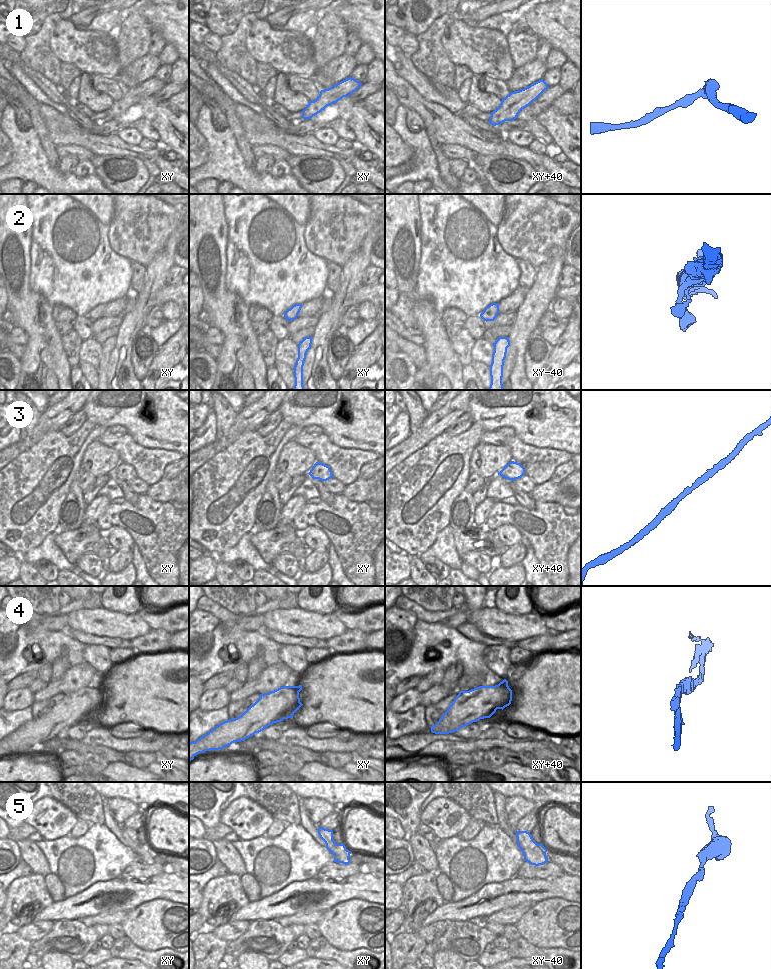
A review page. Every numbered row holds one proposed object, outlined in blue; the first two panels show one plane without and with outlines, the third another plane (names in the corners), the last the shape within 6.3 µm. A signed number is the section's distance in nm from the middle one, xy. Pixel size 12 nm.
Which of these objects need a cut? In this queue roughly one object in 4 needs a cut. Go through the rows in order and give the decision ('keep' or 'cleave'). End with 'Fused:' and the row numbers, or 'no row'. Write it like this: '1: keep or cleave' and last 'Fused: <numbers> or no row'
1: cleave
2: keep
3: keep
4: keep
5: keep
Fused: 1

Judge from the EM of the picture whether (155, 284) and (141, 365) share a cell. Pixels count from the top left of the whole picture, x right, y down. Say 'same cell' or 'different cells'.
different cells

